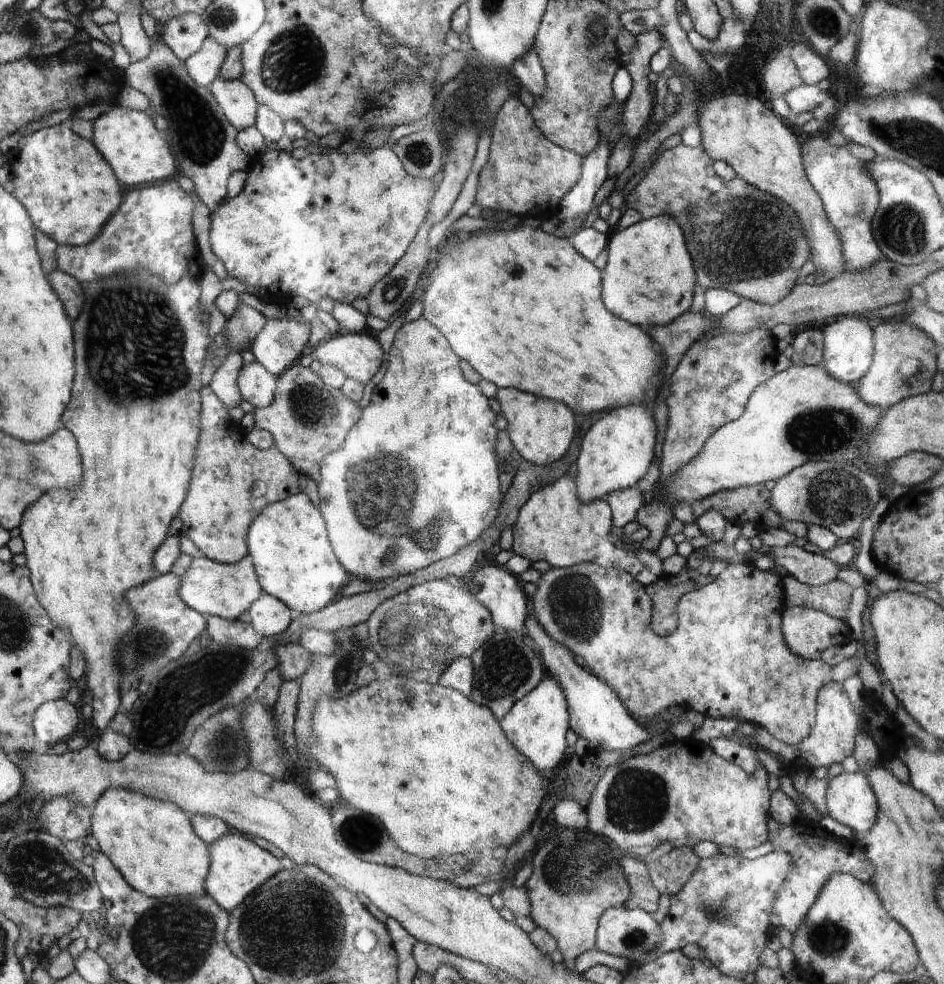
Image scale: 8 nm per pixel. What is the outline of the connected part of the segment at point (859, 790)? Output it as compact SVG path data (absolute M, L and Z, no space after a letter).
M843 770L840 774L828 779L826 806L829 815L834 820L856 832L867 833L874 826L874 822L877 819L878 807L876 795L862 770L855 773Z

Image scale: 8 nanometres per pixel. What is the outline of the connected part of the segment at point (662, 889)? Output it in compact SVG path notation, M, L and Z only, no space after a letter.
M674 847L656 860L646 859L645 865L659 894L672 896L688 882L700 861L701 858L690 847Z

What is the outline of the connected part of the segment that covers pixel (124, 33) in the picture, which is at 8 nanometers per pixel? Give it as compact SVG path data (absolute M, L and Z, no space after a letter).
M131 1L124 12L117 15L117 23L121 28L121 43L127 48L131 62L146 58L151 51L151 39L144 33L139 13L139 3Z

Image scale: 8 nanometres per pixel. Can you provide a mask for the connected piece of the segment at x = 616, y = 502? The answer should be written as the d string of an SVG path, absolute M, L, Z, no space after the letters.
M636 486L614 491L606 496L605 500L611 506L613 524L617 527L623 527L628 522L637 520L637 512L644 502Z

